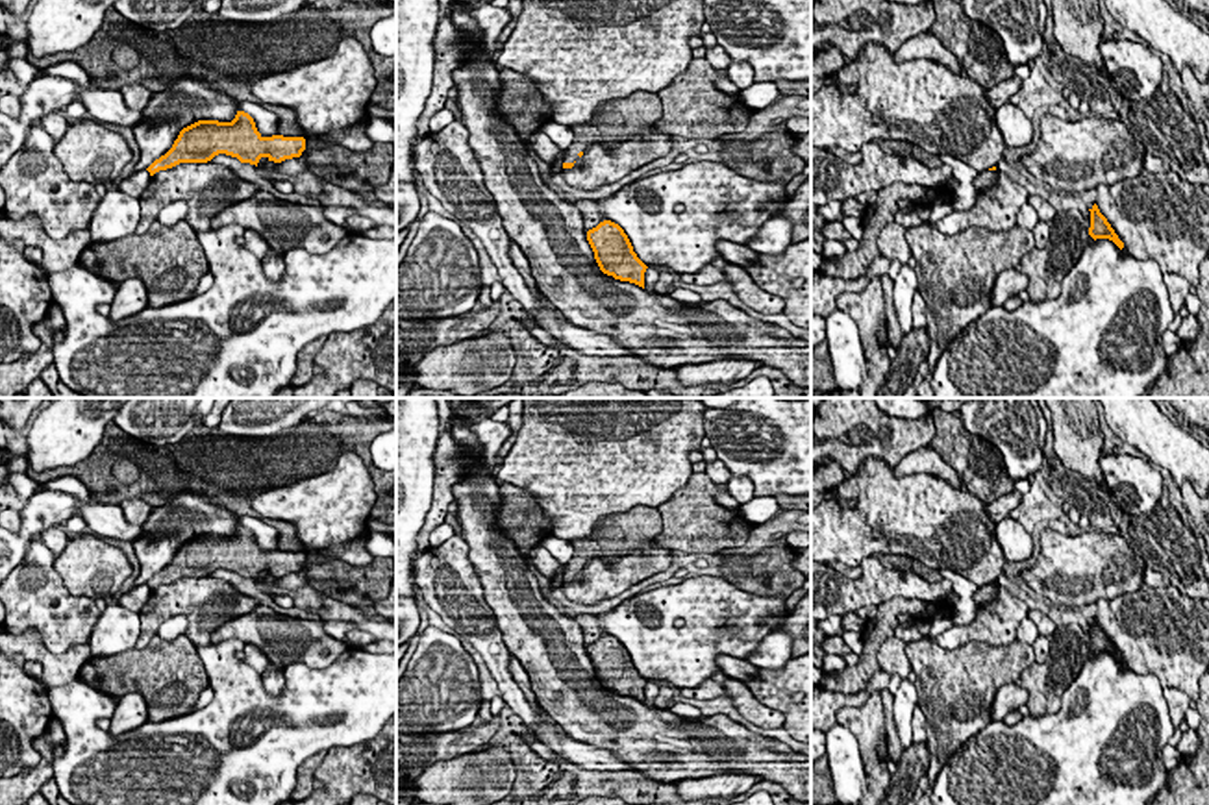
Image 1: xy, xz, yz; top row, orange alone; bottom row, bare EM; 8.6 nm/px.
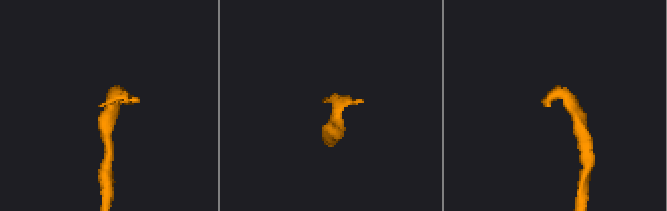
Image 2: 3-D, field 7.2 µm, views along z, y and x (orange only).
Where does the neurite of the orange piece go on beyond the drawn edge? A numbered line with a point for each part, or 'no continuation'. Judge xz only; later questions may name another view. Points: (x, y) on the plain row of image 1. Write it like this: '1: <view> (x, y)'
1: xz (619, 533)

